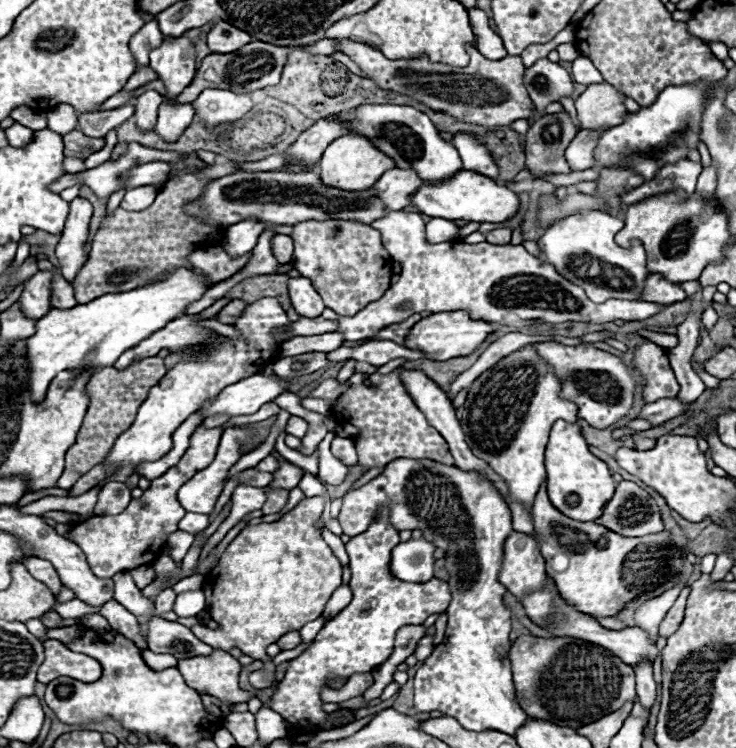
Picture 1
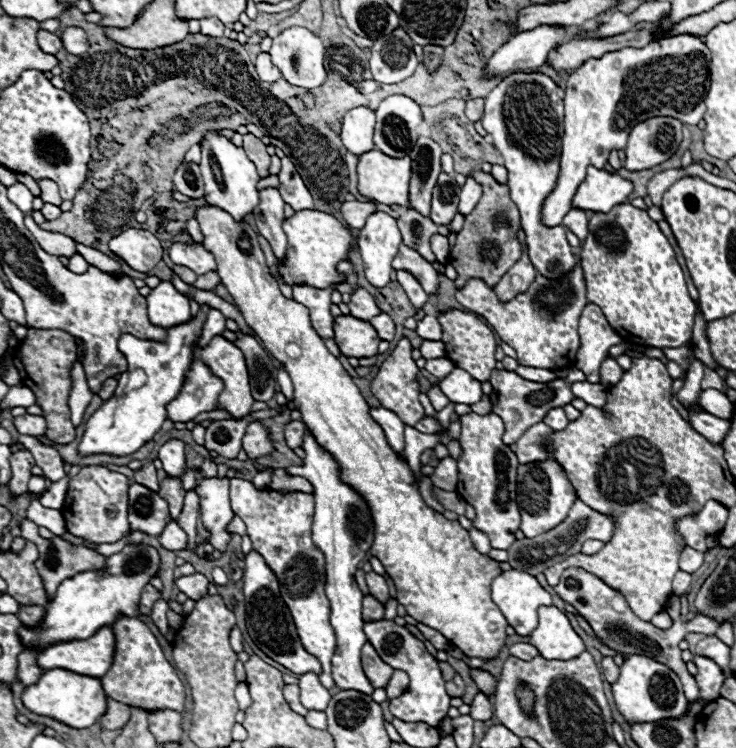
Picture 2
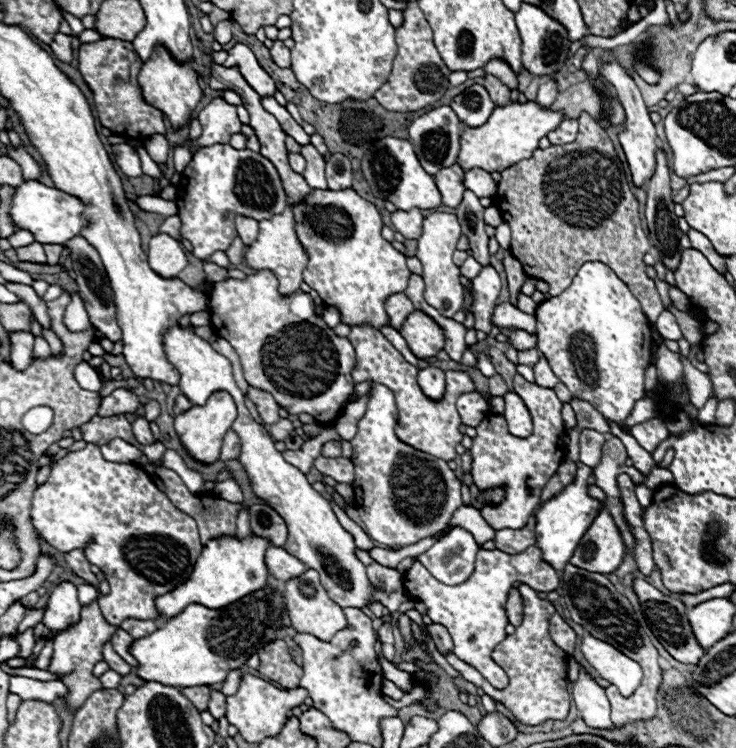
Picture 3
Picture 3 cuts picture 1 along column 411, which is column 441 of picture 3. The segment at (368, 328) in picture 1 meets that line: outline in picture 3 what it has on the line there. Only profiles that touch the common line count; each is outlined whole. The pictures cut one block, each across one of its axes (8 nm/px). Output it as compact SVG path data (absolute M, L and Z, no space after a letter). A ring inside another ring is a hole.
M434 212L424 218L424 232L418 238L416 258L424 266L424 274L422 274L424 284L426 284L424 298L430 302L430 306L434 306L446 318L452 318L462 308L464 288L460 284L460 268L452 262L452 254L456 250L456 242L460 236L462 236L462 230L454 214Z

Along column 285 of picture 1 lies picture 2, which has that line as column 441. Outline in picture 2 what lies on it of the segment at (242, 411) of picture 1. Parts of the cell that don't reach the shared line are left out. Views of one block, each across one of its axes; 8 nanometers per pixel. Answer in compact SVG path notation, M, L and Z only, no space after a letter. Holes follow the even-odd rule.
M454 368L446 378L440 380L440 390L454 404L476 404L482 398L480 382L476 382L468 372Z

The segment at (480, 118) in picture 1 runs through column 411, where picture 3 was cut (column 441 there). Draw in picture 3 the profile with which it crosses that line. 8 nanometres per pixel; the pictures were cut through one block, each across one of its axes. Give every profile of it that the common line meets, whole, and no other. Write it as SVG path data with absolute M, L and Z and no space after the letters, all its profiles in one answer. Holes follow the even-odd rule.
M408 2L408 6L402 10L404 14L404 24L396 28L396 44L398 44L398 54L394 58L392 72L388 76L388 82L376 90L374 98L392 112L416 112L444 96L448 90L448 76L450 70L442 62L434 40L432 40L432 30L418 8L418 2Z

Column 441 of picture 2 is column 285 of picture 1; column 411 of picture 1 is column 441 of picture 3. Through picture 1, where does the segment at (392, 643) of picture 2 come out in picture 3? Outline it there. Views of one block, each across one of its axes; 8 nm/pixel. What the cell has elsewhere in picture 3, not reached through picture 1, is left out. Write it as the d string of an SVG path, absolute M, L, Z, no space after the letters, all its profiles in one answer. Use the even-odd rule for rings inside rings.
M536 546L510 556L500 550L478 550L476 554L476 566L472 576L458 586L446 586L438 582L422 564L412 564L410 570L404 574L404 586L410 598L420 600L426 606L426 616L432 622L438 622L448 628L452 640L454 640L454 656L462 662L476 666L480 674L498 690L508 686L506 672L492 662L490 652L492 648L506 638L506 598L514 584L530 584L537 592L552 592L558 588L560 574L542 562L542 554Z

